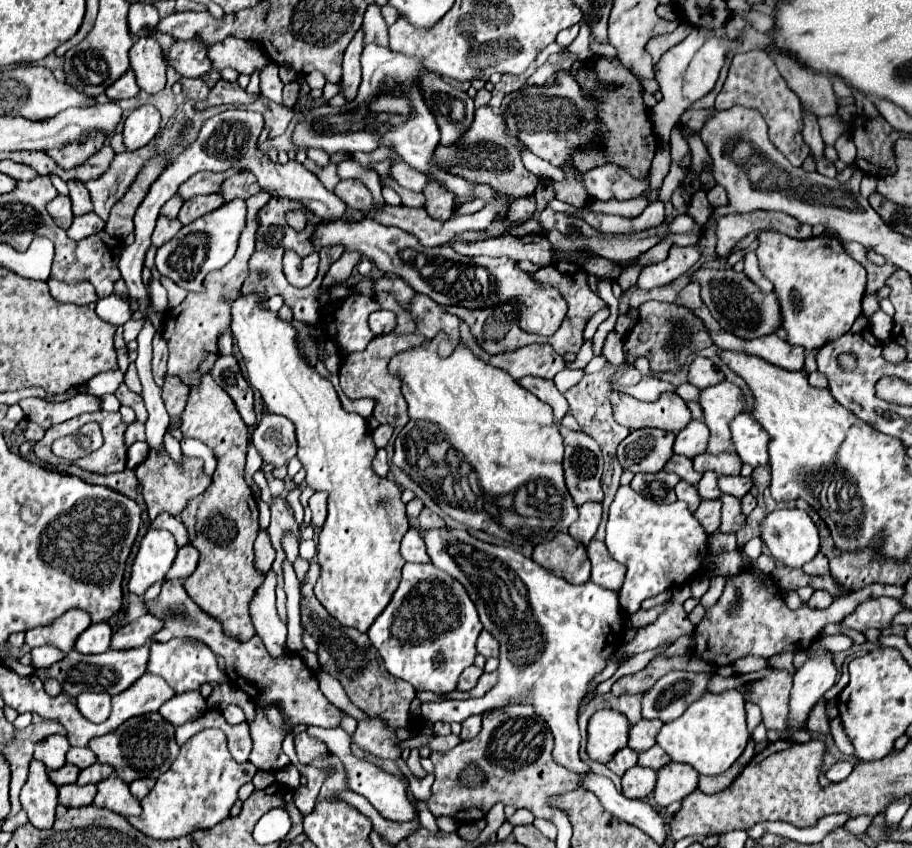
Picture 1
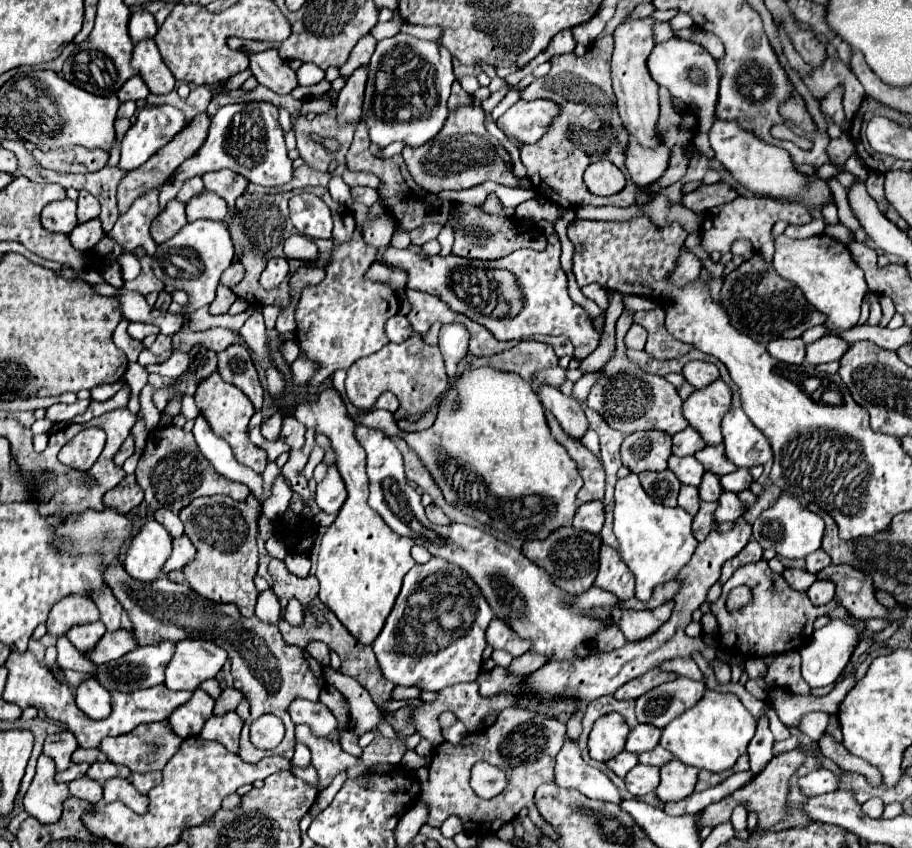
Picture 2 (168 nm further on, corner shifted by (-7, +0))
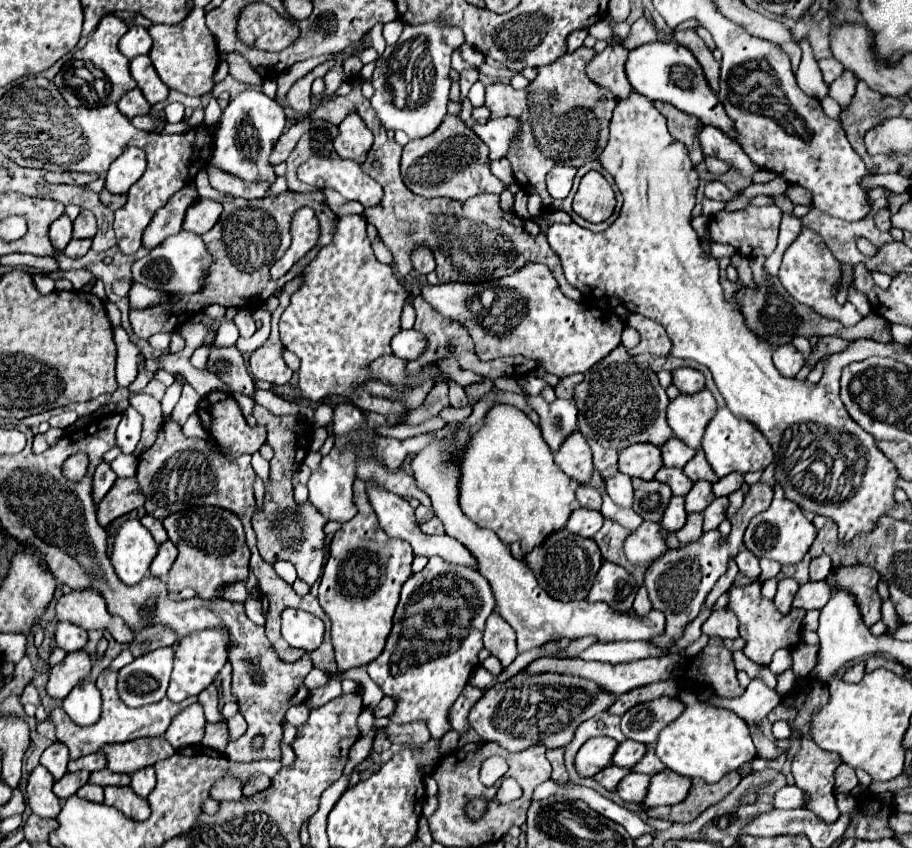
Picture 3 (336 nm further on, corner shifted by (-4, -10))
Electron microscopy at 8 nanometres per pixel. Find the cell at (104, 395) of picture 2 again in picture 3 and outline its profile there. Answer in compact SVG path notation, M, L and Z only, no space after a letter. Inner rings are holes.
M115 328L115 344L117 344L117 384L119 388L129 386L137 376L137 364L141 360L141 350L129 340L125 328Z

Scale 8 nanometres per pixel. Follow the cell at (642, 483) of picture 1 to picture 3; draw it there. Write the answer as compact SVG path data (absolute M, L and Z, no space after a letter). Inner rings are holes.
M633 478L633 488L635 488L633 510L645 520L659 522L673 496L671 488L659 480L645 482L639 478Z

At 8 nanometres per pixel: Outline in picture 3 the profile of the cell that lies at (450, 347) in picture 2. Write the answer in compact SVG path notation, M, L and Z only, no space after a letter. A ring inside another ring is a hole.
M455 381L448 382L449 387L449 400L452 407L460 408L468 404L467 396L463 388Z

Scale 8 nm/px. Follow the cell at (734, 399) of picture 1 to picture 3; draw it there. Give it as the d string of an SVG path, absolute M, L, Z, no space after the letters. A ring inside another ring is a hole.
M709 390L691 394L691 396L679 394L675 400L671 400L671 404L667 408L667 422L679 440L683 440L687 446L699 450L701 448L701 436L705 434L705 428L713 416L713 412L717 412L717 402Z

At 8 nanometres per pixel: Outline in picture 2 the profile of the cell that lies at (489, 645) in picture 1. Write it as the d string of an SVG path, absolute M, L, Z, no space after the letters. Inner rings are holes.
M492 618L488 630L486 630L486 640L492 648L504 648L508 650L512 656L520 656L524 652L530 650L532 642L530 640L522 640L504 620L500 618Z

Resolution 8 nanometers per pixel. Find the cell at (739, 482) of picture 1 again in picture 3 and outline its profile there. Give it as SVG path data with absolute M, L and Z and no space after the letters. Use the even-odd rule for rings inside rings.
M733 472L733 474L721 478L719 482L713 484L713 494L715 494L715 496L729 496L729 494L741 490L743 482L745 482L745 480L743 480L743 474Z

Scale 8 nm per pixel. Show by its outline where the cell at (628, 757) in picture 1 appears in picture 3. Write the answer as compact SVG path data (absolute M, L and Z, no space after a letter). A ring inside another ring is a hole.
M607 766L605 770L601 770L595 780L601 782L601 786L605 786L607 790L615 790L617 784L621 782L621 778L625 778L631 770L625 770L625 768L619 768L619 766Z

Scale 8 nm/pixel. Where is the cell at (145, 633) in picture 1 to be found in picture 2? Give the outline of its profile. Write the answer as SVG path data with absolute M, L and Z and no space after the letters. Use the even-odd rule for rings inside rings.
M120 628L116 632L104 634L100 638L100 642L90 652L86 652L86 658L90 658L94 664L106 664L106 662L112 662L112 660L128 654L136 646L138 646L138 642L136 642L134 634Z

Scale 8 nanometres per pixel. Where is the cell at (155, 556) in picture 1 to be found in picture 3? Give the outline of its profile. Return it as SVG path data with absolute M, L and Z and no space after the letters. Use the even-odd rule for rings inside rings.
M127 520L113 542L111 564L117 576L127 584L135 586L145 576L149 576L149 564L157 556L157 542L149 536L139 520Z

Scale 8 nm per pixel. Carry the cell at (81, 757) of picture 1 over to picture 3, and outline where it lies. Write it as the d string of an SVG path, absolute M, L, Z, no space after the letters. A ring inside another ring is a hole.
M99 750L99 752L95 752L95 754L85 756L85 758L71 760L71 762L69 762L69 772L77 772L77 770L87 770L87 772L93 772L93 770L103 770L105 766L107 766L105 754L103 754L103 750Z

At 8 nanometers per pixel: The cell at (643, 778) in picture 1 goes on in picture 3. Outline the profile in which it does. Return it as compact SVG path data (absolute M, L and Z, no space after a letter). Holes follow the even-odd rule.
M629 774L625 776L625 780L619 782L617 792L621 796L623 802L643 802L647 796L647 788L649 788L649 776L647 774Z

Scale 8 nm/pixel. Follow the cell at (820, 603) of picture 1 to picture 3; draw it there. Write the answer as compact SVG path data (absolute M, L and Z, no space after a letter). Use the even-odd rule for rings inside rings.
M821 580L821 582L807 582L799 588L795 600L793 600L793 606L795 608L805 608L805 610L813 610L813 608L823 608L833 596L833 590L831 586Z

